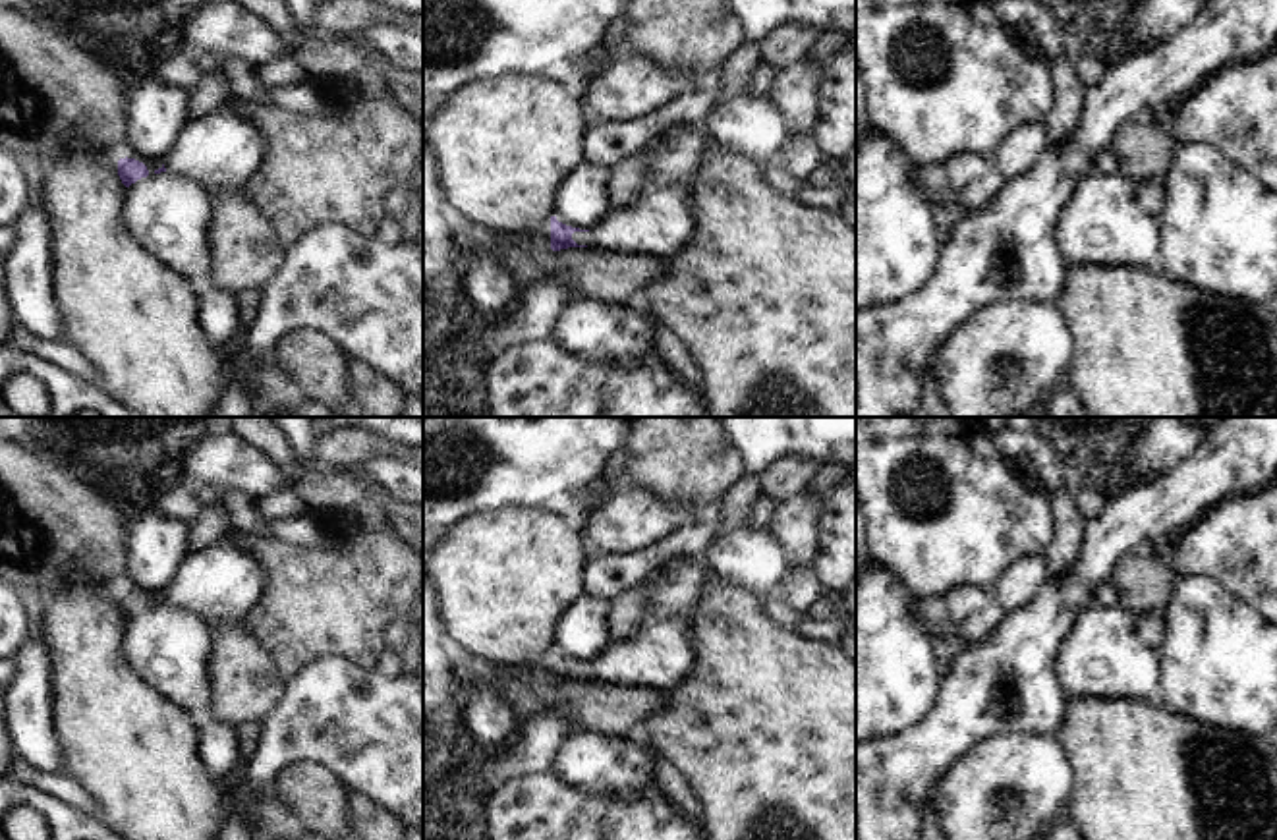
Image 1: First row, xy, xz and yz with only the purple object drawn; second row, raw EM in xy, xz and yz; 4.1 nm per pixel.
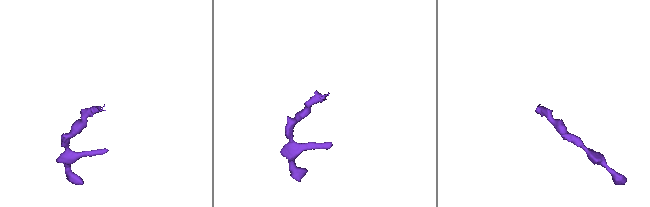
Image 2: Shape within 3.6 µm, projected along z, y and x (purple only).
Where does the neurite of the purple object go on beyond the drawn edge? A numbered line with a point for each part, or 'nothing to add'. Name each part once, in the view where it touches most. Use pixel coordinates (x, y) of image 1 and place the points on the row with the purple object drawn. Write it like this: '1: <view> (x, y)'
1: xz (659, 223)

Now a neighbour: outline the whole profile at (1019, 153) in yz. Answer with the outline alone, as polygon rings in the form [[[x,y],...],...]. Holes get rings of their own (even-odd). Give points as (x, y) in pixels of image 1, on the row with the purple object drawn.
[[[1028,124],[1001,143],[995,160],[1005,180],[1012,182],[1020,174],[1028,174],[1047,147],[1047,124]]]

